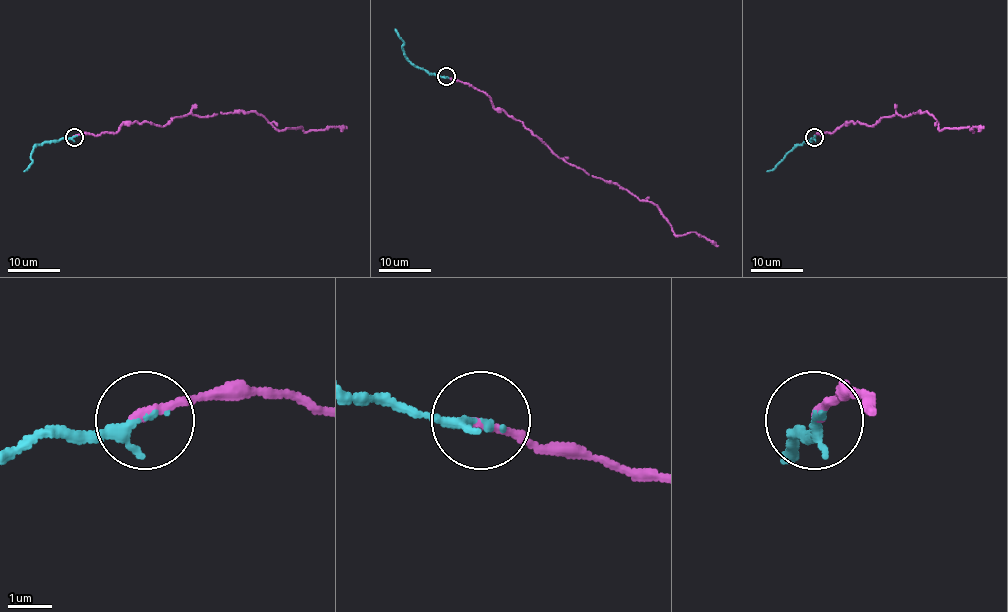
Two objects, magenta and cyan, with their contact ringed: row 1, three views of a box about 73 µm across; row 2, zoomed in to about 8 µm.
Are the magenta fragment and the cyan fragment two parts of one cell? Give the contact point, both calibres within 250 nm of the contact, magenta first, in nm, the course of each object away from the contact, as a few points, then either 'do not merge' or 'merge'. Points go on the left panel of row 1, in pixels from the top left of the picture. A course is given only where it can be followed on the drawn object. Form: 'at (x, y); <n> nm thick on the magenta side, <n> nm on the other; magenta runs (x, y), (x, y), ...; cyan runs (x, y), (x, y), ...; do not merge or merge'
at (74, 137); 200 nm thick on the magenta side, 280 nm on the other; magenta runs (74, 136), (115, 132), (124, 123), (165, 126), (188, 114), (244, 111), (255, 111), (283, 130), (346, 126); cyan runs (74, 136), (38, 144), (30, 154), (31, 164), (24, 171); merge

